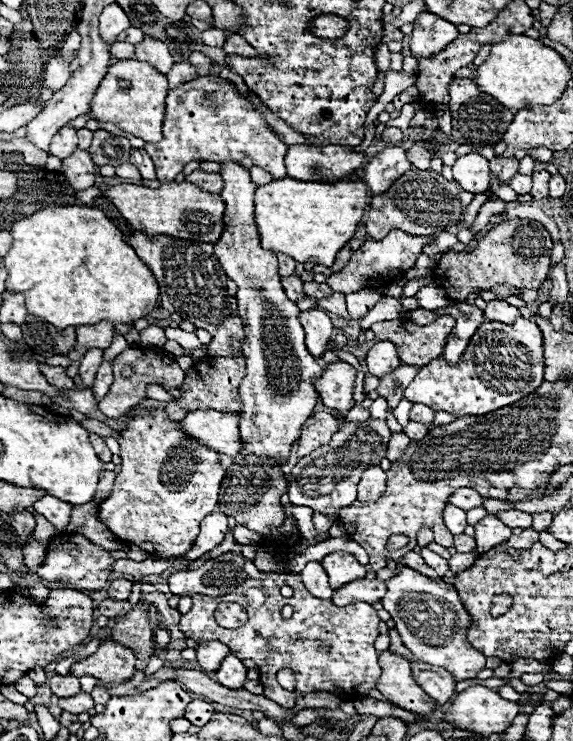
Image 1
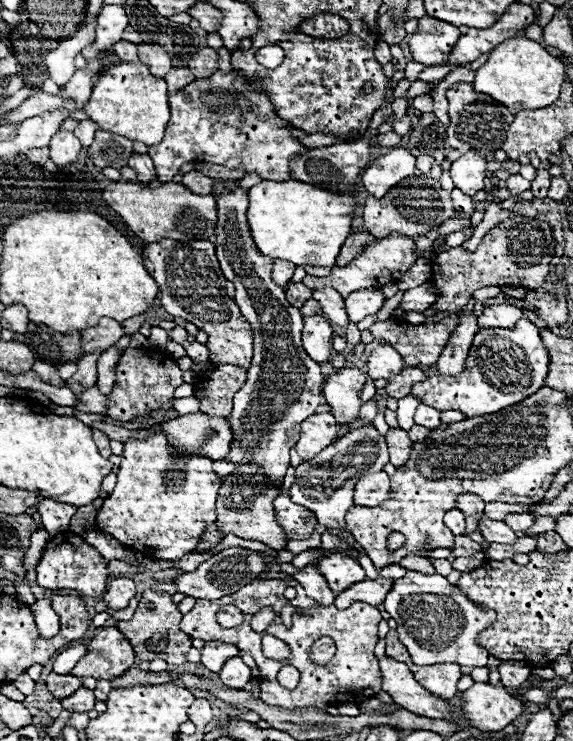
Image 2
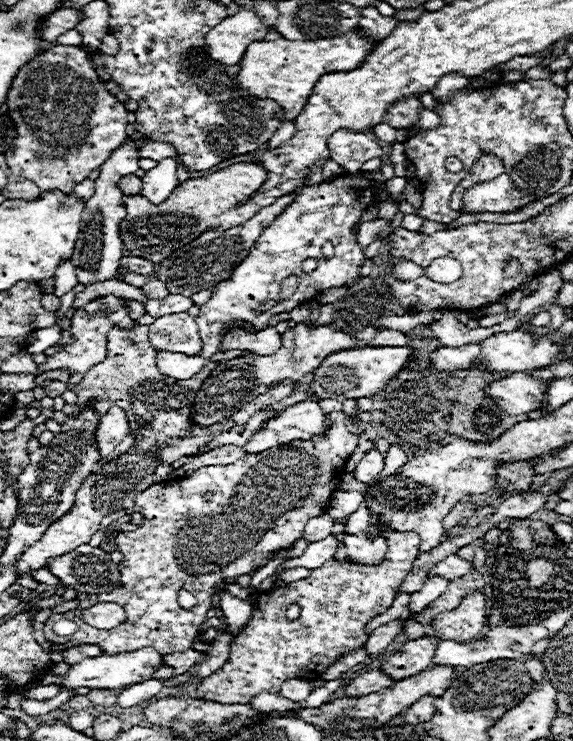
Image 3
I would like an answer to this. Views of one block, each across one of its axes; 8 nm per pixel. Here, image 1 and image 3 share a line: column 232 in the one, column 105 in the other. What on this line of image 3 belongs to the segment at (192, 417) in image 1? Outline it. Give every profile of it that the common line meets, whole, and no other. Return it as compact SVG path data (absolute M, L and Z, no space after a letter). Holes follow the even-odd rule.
M112 406L104 416L102 416L102 424L96 432L98 436L98 450L102 452L102 456L110 456L114 452L114 448L122 442L122 438L130 432L128 426L128 416L120 406Z

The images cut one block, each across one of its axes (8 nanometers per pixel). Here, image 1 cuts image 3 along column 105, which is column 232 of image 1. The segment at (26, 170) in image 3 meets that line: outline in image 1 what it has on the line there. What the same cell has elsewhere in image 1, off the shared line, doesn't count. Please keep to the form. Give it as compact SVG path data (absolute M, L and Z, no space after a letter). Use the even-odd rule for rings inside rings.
M204 76L192 82L184 82L170 90L166 96L166 116L164 116L164 138L160 142L145 143L145 151L150 154L156 166L158 180L172 182L182 168L192 162L240 162L250 158L254 166L264 168L274 178L286 178L284 156L288 146L282 138L270 130L264 116L254 110L252 102L242 96L234 86L218 76Z

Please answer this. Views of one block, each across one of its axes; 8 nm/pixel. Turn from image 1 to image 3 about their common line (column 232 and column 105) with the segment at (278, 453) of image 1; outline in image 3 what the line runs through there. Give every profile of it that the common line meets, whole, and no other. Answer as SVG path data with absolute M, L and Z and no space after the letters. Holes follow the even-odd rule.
M132 142L122 144L118 150L112 152L110 160L100 166L100 176L96 180L96 192L86 202L86 210L82 212L82 226L76 240L72 264L76 268L78 282L90 286L94 282L116 280L116 270L120 268L120 258L124 256L124 242L120 238L120 222L126 218L126 204L124 194L118 188L118 180L122 176L134 174L138 170L138 156L136 146Z

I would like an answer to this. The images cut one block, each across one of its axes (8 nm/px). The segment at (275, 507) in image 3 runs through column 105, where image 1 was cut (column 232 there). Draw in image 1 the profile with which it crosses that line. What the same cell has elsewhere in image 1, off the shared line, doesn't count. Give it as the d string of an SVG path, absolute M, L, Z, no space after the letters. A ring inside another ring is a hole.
M270 572L262 580L248 578L236 588L236 592L220 598L194 596L194 606L190 612L182 614L180 630L192 640L220 640L230 646L234 656L252 658L260 670L260 682L264 686L264 696L274 700L284 708L294 708L296 698L308 692L330 692L340 694L342 700L356 700L350 696L368 696L368 690L376 688L380 678L378 652L374 650L374 640L378 636L378 612L370 604L350 604L348 608L336 608L328 600L316 600L302 584L300 576L294 572L276 574ZM282 586L292 586L294 596L284 598L280 594ZM220 602L238 602L248 612L248 622L236 630L222 630L214 620L214 608ZM290 604L294 616L284 620L280 608ZM282 668L292 668L296 674L296 690L288 692L276 682L276 672Z

